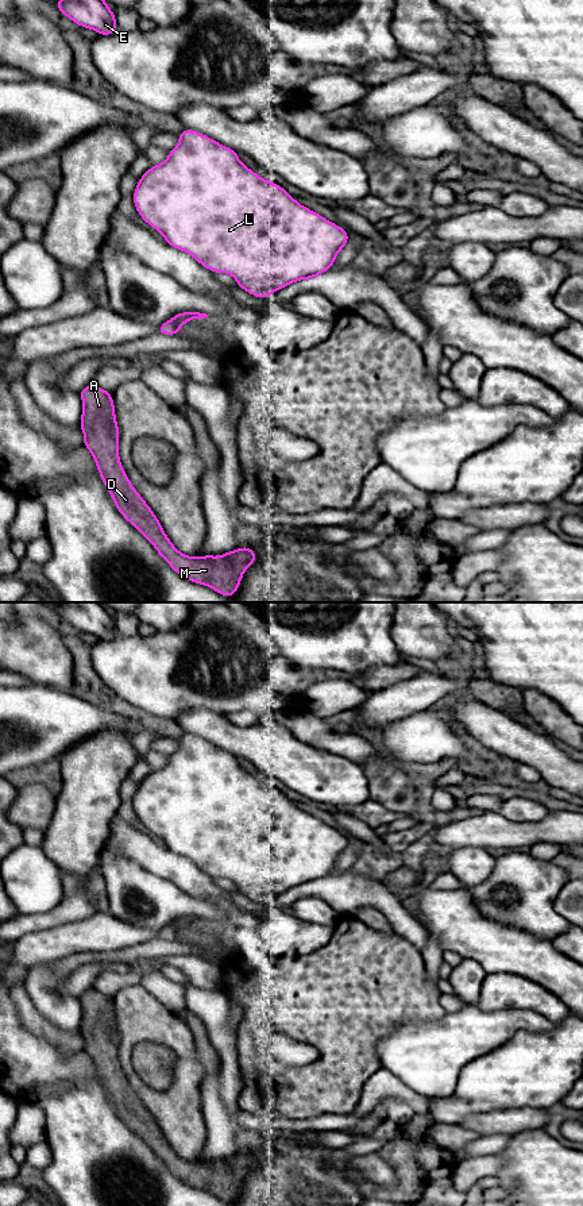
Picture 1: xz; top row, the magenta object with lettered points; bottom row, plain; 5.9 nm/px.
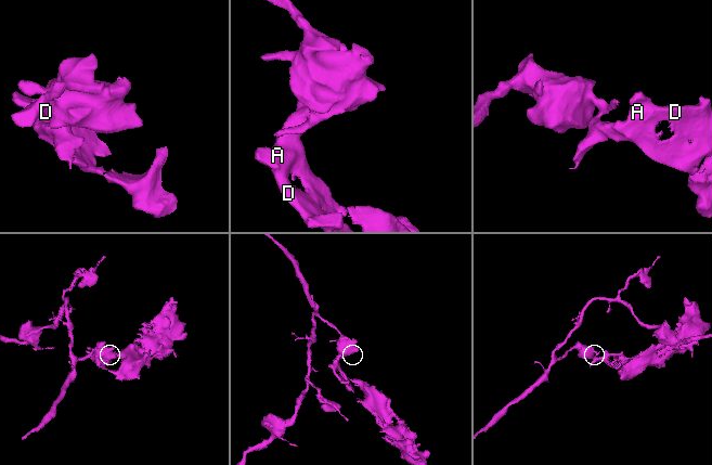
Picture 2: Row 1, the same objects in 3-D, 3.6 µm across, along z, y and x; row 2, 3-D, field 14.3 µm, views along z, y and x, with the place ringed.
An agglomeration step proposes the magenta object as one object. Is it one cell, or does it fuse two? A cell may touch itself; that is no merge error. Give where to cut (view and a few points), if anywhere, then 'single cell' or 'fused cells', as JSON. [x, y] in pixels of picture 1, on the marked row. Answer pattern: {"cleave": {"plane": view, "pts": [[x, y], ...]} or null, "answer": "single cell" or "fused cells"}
{"cleave": {"plane": "xz", "pts": [[174, 316], [180, 322], [180, 327]]}, "answer": "fused cells"}

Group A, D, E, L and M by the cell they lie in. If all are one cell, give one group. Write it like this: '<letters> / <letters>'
A D M / E L

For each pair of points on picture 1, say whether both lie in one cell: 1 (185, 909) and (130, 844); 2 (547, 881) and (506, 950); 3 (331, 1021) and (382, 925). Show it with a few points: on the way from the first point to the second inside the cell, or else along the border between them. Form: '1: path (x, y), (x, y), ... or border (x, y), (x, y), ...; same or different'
1: border (131, 859), (161, 878), (169, 879), (185, 893); different
2: border (489, 917), (548, 940); different
3: border (354, 917), (374, 929), (394, 935); different

